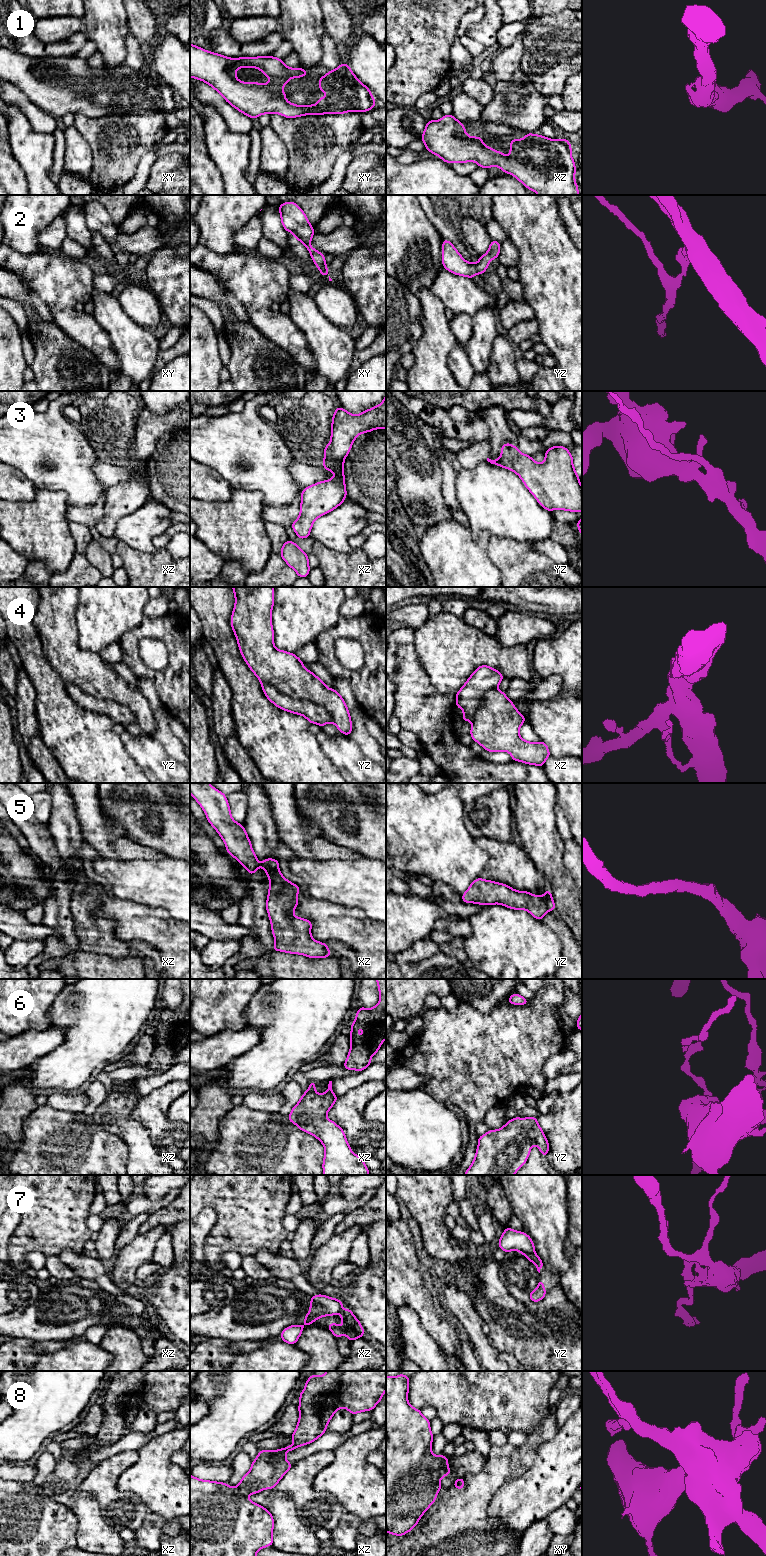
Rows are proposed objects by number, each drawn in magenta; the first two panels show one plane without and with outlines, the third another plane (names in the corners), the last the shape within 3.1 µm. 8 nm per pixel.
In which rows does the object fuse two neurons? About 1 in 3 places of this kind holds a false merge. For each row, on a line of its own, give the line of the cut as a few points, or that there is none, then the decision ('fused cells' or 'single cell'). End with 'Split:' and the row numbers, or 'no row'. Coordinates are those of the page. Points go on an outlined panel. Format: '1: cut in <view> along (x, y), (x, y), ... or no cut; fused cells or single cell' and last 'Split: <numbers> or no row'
1: no cut; single cell
2: no cut; single cell
3: no cut; single cell
4: cut in yz along (261, 681), (268, 682), (294, 698), (321, 704), (333, 721); fused cells
5: no cut; single cell
6: no cut; single cell
7: cut in yz along (533, 1252), (525, 1255); fused cells
8: cut in xy along (447, 1461), (438, 1470), (436, 1474), (438, 1479); fused cells
Split: 4, 7, 8

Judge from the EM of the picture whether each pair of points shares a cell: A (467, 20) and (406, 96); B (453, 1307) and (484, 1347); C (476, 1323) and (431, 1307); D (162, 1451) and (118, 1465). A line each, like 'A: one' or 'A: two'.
A: two
B: one
C: two
D: two

